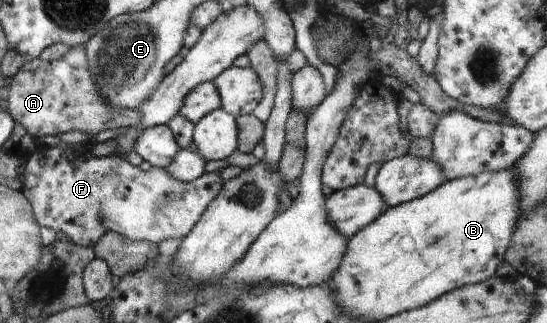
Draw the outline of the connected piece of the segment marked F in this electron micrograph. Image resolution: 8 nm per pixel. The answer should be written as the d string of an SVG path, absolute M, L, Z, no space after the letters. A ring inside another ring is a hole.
M40 143L34 151L25 157L23 183L20 189L35 207L35 218L44 227L62 231L69 241L76 245L93 247L107 232L115 231L129 240L158 243L170 237L184 238L197 225L203 214L223 189L223 178L220 171L204 172L194 182L175 180L164 168L152 166L143 172L115 154L96 156L90 153L89 144L67 144L46 146Z

